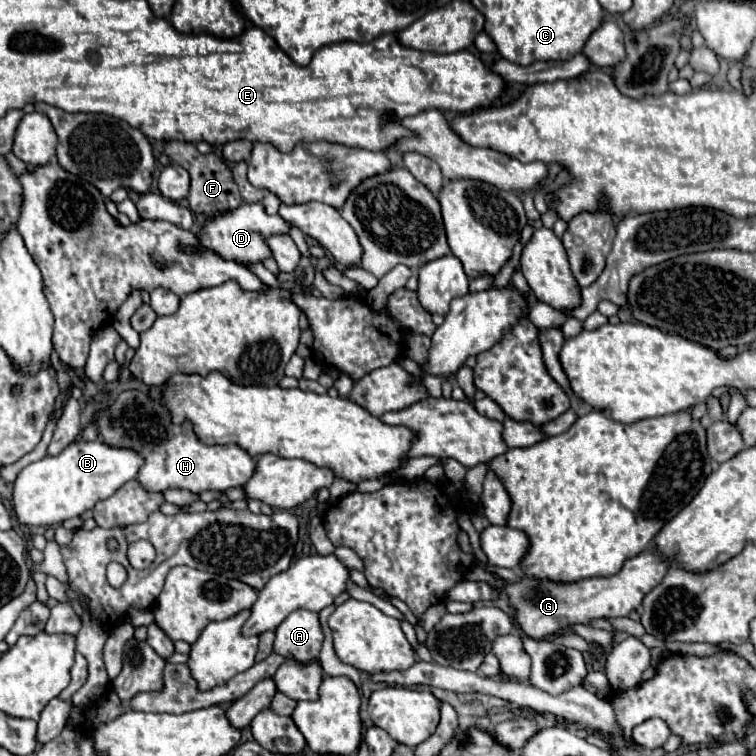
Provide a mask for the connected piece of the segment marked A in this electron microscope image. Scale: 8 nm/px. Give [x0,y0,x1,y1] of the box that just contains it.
[273,609,323,663]

